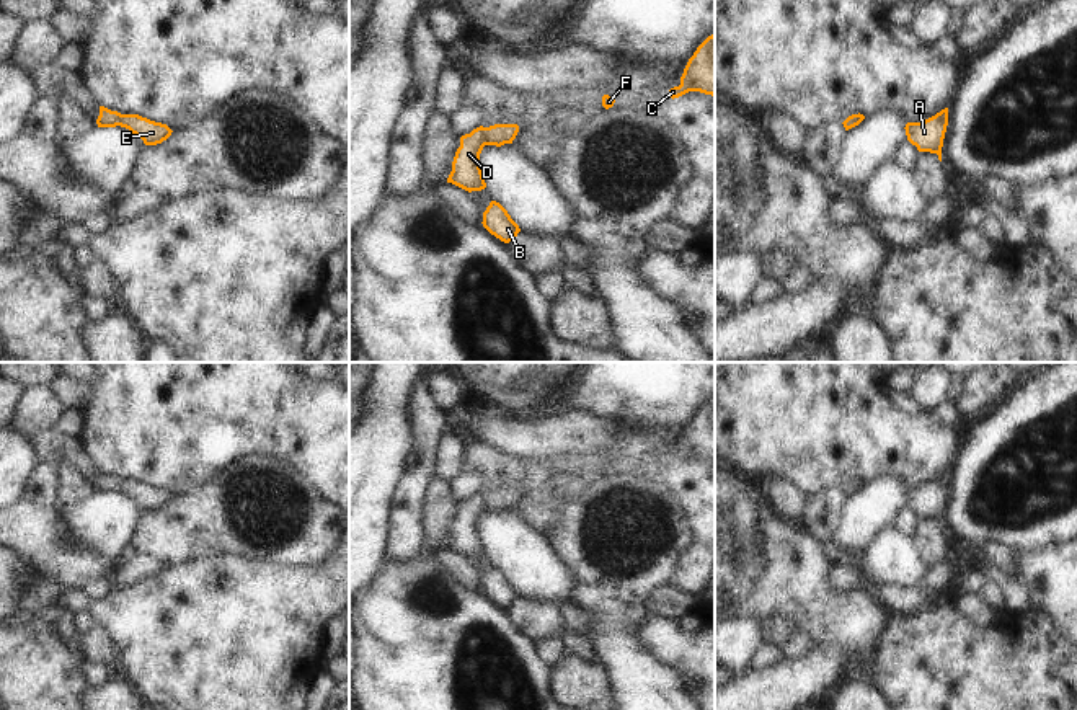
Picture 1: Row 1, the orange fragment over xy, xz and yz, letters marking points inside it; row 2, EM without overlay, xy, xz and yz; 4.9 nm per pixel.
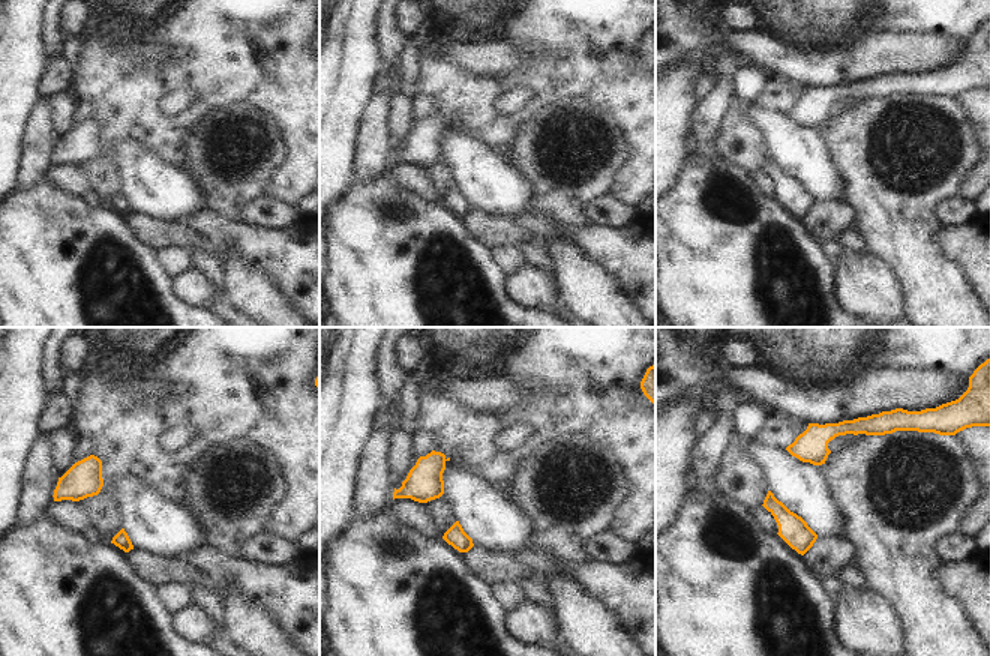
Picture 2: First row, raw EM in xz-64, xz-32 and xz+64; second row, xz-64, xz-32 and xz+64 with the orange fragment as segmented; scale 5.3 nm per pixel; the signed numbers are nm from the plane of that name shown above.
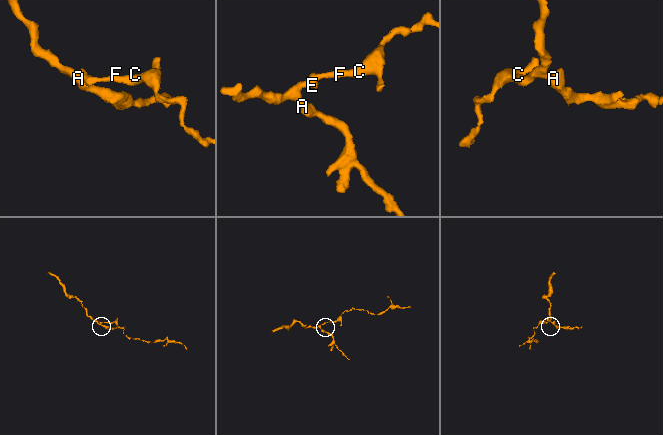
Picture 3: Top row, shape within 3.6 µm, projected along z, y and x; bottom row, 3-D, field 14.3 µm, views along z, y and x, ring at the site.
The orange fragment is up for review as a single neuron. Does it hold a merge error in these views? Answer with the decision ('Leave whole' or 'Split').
Leave whole.

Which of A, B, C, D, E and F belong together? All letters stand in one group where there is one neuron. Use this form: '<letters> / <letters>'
A B C D E F

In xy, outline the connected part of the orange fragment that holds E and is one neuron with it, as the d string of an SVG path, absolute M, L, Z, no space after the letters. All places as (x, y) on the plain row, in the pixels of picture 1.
M100 472L100 481L96 485L98 493L126 493L132 499L139 501L145 511L157 511L171 501L171 495L166 490L150 486L139 480L121 480Z

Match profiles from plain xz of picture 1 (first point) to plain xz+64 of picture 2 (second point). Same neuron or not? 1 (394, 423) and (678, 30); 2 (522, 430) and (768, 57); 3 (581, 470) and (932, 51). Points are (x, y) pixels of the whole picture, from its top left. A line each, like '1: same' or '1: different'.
1: different
2: same
3: different

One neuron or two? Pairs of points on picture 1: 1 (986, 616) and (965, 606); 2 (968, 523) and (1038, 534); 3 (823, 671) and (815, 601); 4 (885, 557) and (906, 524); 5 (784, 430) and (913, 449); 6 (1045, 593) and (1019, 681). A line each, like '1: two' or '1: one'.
1: one
2: one
3: two
4: two
5: one
6: two

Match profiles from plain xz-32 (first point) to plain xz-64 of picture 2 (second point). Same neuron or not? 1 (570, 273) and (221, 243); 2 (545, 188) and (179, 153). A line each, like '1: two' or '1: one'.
1: two
2: two

